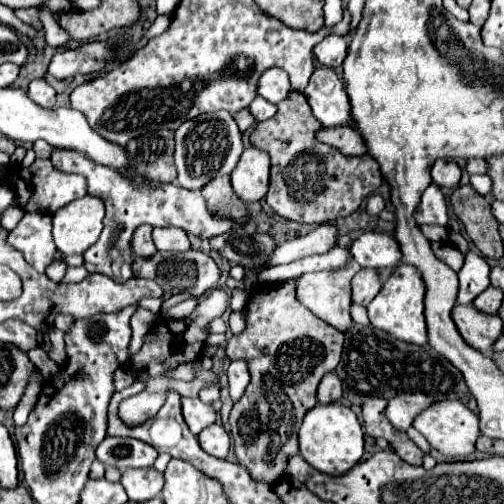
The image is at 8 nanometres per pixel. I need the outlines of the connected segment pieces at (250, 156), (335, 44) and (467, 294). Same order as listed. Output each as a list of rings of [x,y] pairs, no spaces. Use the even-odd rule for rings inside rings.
[[[246,148],[232,170],[232,188],[244,202],[258,202],[268,192],[270,156],[258,148]]]
[[[328,36],[328,38],[324,38],[324,42],[320,42],[314,48],[314,56],[318,58],[318,62],[322,66],[340,68],[342,60],[346,56],[346,48],[348,48],[346,38],[342,38],[342,36]]]
[[[468,252],[462,270],[458,272],[460,290],[458,290],[458,304],[472,304],[472,300],[490,286],[490,266],[478,252]]]

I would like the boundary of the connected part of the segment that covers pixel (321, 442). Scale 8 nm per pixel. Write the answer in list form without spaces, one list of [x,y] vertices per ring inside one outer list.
[[[318,404],[310,408],[298,430],[298,440],[300,440],[300,454],[304,456],[304,460],[316,470],[330,476],[340,476],[348,472],[358,464],[358,460],[364,454],[362,424],[350,408],[340,404],[324,404],[324,406]]]

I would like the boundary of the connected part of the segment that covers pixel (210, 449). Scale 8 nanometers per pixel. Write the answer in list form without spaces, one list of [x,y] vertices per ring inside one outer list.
[[[212,424],[212,428],[206,428],[200,436],[198,442],[202,446],[202,450],[206,450],[208,454],[216,456],[216,458],[226,458],[228,450],[230,450],[230,438],[228,432],[224,430],[222,424]]]

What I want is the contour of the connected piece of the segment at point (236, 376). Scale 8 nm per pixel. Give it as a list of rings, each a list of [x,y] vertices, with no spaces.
[[[234,360],[228,368],[228,380],[230,380],[230,396],[232,400],[240,400],[240,396],[244,394],[248,382],[250,382],[250,372],[248,372],[248,364],[244,360]]]

